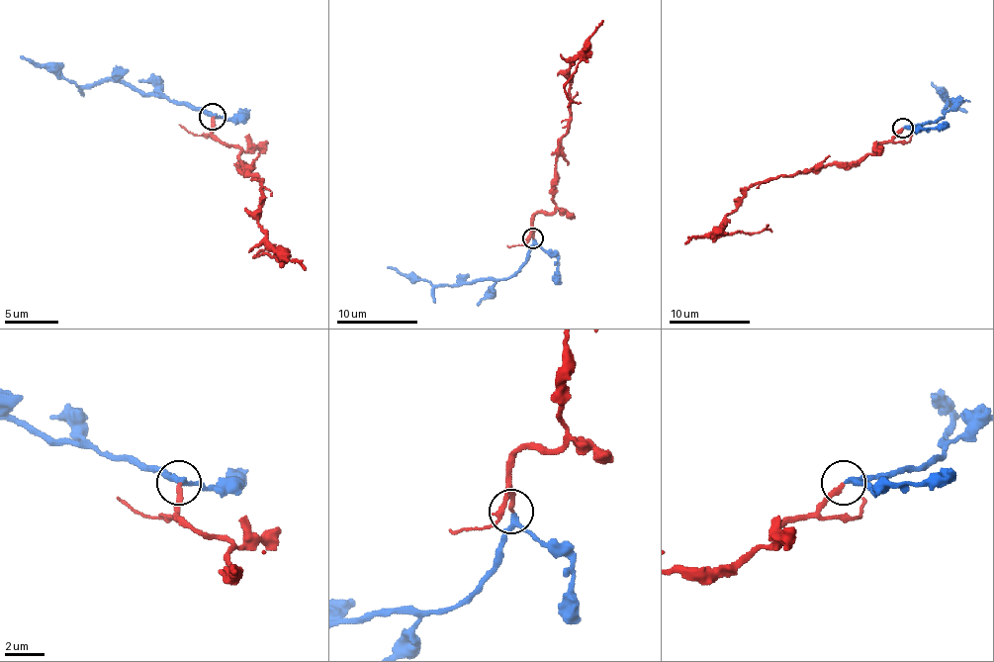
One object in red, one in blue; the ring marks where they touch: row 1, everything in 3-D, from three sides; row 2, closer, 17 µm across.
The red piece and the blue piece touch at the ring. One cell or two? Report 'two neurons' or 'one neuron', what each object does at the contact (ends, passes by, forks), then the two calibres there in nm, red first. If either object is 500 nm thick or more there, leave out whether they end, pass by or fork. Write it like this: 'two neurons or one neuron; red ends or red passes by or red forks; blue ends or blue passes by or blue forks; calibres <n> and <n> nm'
one neuron; red ends; blue passes by; calibres 240 and 240 nm

